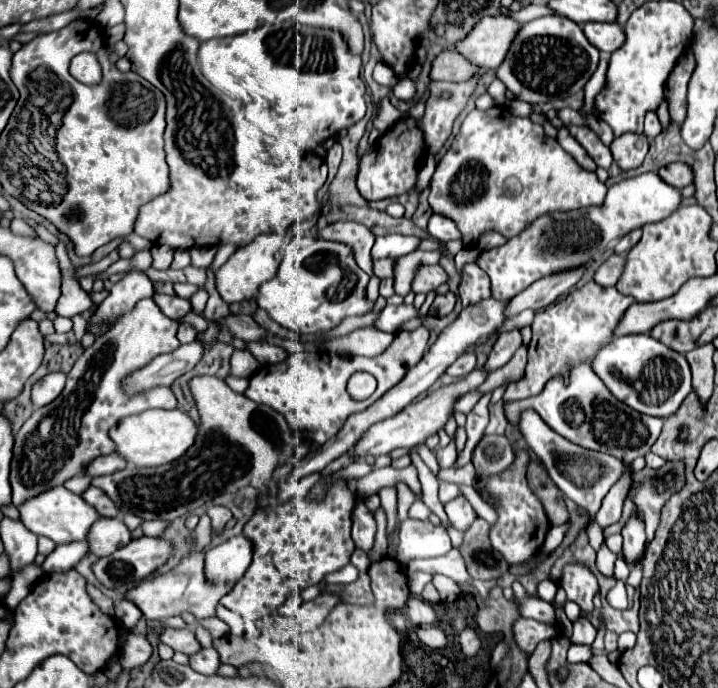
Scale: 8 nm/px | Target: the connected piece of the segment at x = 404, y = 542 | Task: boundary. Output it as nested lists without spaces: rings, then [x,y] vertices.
[[[407,518],[399,526],[399,558],[401,562],[413,558],[437,558],[451,550],[449,534],[443,526],[433,526],[427,520]]]

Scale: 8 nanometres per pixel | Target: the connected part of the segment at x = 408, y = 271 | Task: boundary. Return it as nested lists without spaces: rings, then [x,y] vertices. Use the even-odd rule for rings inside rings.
[[[415,250],[413,254],[401,256],[397,260],[397,264],[395,264],[395,292],[401,294],[401,296],[409,294],[417,266],[421,266],[421,264],[437,264],[437,262],[439,262],[439,252]]]

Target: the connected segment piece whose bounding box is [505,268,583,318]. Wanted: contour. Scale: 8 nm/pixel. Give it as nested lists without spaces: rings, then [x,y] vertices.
[[[575,268],[575,270],[567,270],[561,274],[553,274],[547,278],[541,278],[537,282],[533,282],[531,286],[527,286],[521,294],[513,296],[507,306],[505,306],[505,316],[513,318],[519,312],[531,308],[531,310],[541,310],[549,304],[553,304],[559,296],[563,296],[565,292],[569,292],[569,288],[583,276],[581,272],[583,268]]]

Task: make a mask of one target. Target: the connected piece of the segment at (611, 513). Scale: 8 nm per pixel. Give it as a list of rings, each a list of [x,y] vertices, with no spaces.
[[[631,472],[623,474],[621,482],[617,482],[617,486],[609,490],[607,498],[601,504],[601,510],[597,512],[597,522],[601,528],[607,528],[621,520],[621,508],[623,508],[623,500],[625,500],[629,484],[631,484]]]

